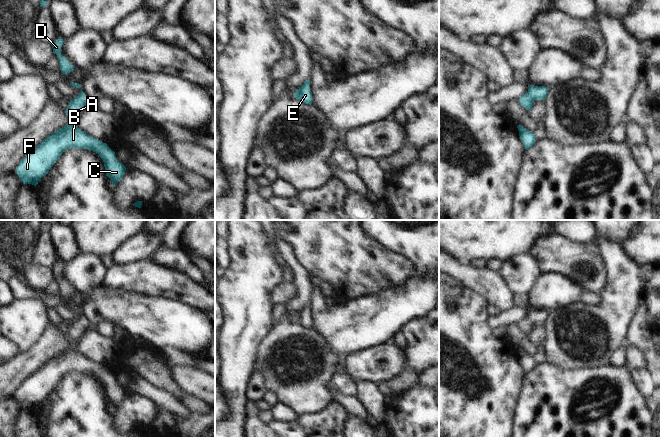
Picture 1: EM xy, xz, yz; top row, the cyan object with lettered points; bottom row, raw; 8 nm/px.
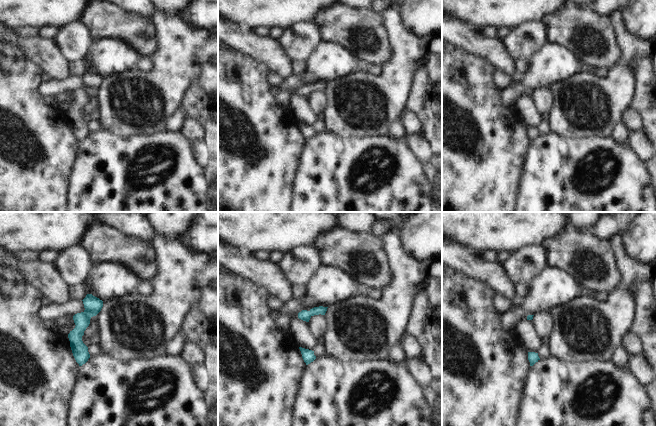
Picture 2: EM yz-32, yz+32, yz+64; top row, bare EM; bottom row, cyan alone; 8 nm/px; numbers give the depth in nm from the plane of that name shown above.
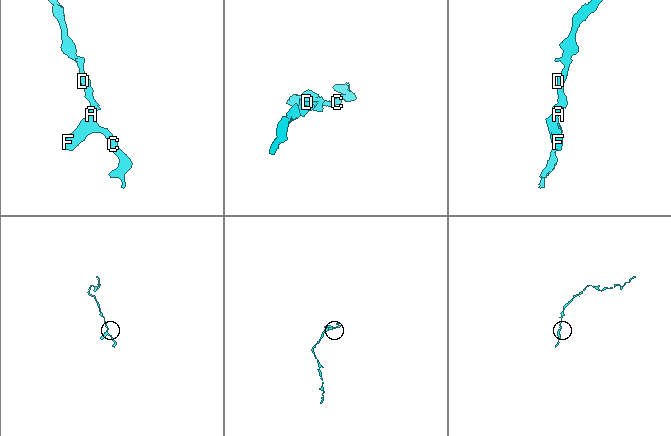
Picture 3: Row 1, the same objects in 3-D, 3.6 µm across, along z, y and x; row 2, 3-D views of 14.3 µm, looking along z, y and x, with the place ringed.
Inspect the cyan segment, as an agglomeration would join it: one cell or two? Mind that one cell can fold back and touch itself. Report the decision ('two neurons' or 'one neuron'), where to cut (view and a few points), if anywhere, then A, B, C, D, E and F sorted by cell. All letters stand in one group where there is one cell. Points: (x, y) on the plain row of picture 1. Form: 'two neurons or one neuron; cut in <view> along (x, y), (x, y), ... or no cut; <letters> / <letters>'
one neuron; no cut; A B C D E F

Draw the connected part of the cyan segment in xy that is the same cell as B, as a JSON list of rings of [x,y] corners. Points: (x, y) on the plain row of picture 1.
[[[81,314],[77,321],[70,324],[65,337],[68,347],[45,362],[20,385],[15,397],[24,408],[36,410],[40,403],[48,398],[50,392],[68,373],[88,373],[99,378],[104,386],[105,396],[115,410],[125,398],[126,391],[117,384],[115,376],[106,367],[87,359],[76,350],[82,333],[91,328],[91,324]]]

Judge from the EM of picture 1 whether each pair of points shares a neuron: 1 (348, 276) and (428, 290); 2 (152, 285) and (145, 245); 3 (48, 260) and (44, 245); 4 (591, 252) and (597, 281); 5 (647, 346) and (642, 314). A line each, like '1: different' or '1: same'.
1: different
2: different
3: same
4: same
5: same

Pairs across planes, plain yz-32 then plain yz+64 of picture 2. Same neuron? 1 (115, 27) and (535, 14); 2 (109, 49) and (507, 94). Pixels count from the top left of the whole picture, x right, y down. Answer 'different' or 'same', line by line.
1: different
2: same

